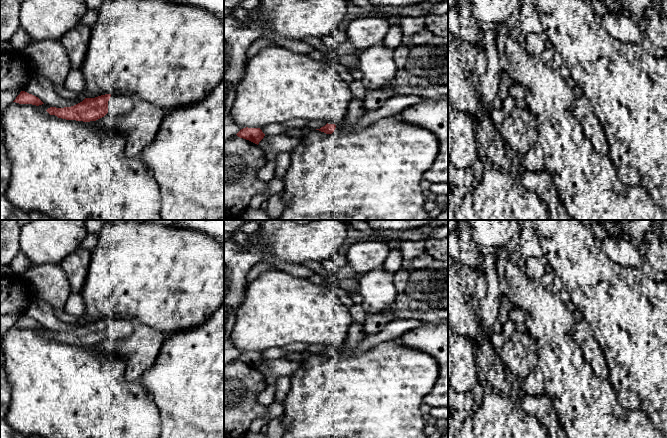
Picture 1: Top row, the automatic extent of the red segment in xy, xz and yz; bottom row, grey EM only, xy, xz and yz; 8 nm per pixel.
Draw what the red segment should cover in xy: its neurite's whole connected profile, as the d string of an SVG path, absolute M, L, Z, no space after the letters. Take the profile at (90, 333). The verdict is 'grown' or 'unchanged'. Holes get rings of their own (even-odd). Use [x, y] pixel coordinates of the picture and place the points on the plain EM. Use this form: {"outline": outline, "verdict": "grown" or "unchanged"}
{"outline": "M105 318L95 322L85 322L71 331L50 331L46 335L58 342L90 346L104 341L108 336L115 341L124 340L133 331L134 322L130 320Z", "verdict": "grown"}

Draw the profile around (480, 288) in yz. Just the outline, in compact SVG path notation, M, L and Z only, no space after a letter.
M481 272L475 281L474 294L468 299L469 304L474 310L478 308L479 301L485 296L486 291L487 283L484 274Z

